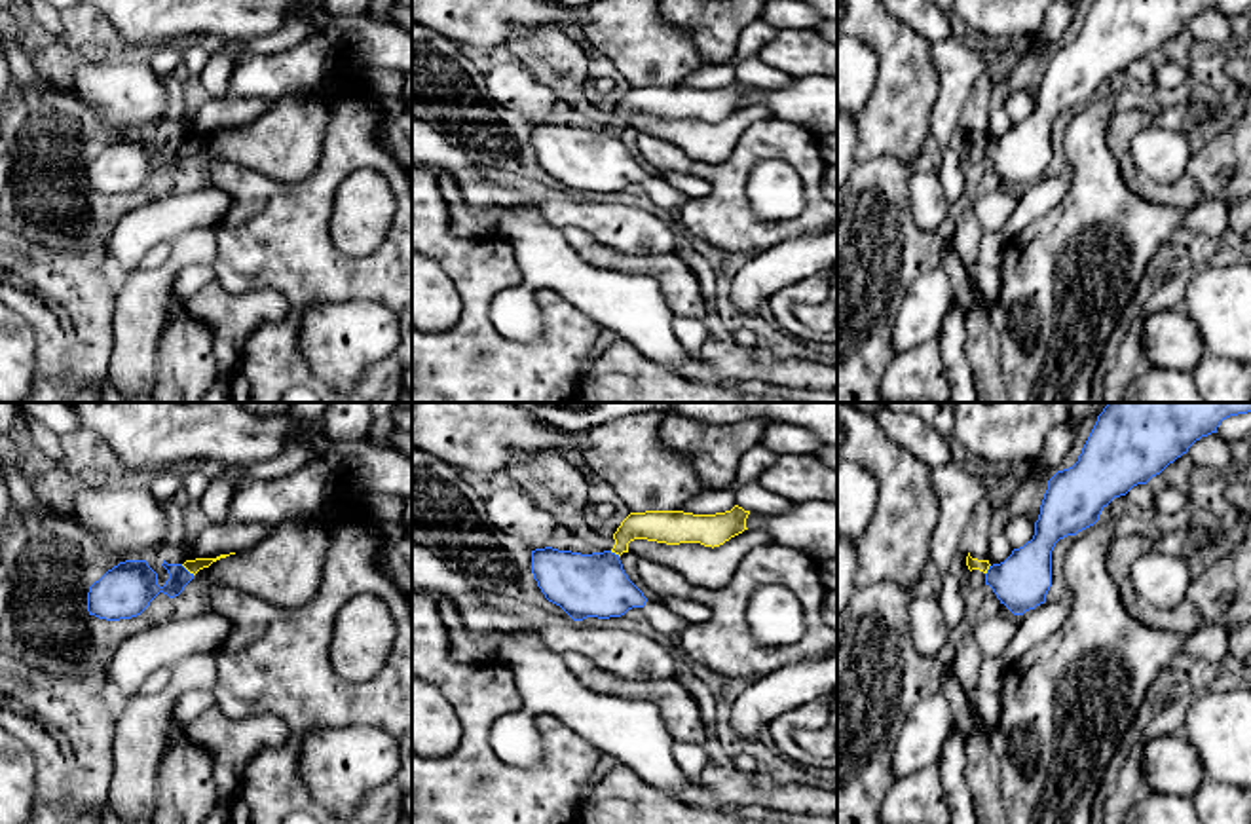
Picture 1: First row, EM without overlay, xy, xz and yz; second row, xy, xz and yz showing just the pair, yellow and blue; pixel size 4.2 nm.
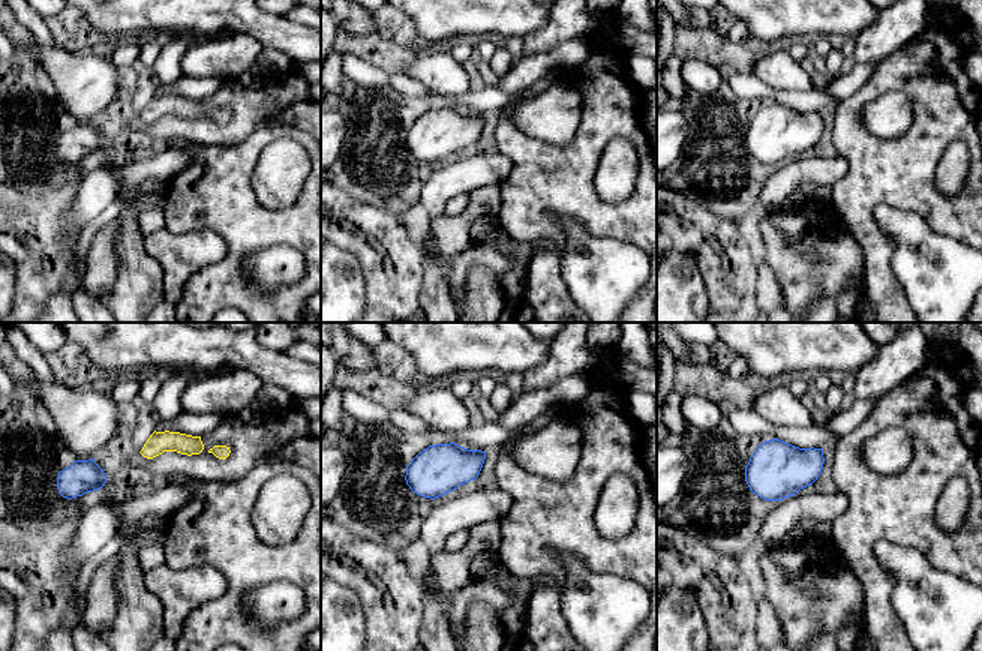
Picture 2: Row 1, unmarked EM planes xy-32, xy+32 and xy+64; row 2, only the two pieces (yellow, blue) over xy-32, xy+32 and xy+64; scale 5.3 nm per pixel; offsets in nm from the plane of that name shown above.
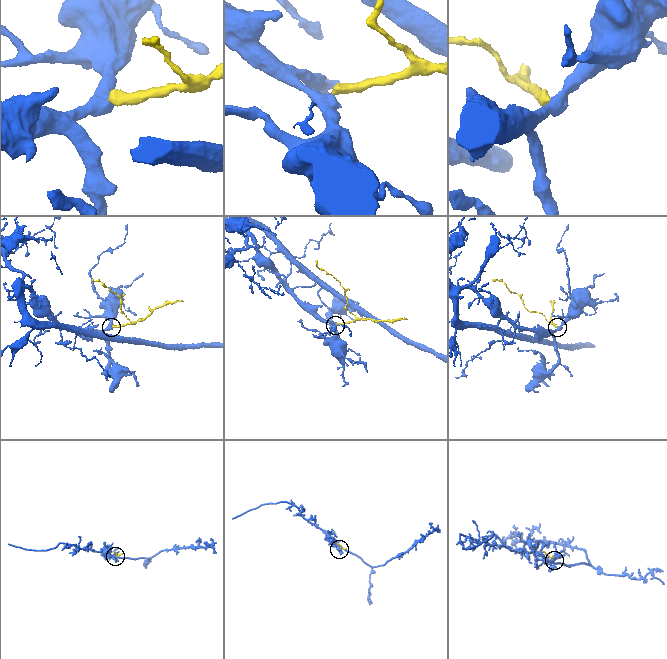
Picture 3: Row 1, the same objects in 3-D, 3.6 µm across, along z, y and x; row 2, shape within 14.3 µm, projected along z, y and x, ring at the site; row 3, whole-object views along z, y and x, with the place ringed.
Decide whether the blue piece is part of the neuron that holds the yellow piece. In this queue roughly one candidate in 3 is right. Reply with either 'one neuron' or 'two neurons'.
one neuron

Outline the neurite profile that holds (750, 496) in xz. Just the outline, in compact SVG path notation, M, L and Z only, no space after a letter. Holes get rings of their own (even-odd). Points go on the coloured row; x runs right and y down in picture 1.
M757 482L738 486L735 499L744 511L759 515L782 515L795 505L790 499L761 488Z

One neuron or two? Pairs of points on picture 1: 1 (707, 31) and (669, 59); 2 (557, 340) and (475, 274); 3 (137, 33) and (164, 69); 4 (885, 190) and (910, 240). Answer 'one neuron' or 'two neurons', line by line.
1: two neurons
2: one neuron
3: two neurons
4: one neuron

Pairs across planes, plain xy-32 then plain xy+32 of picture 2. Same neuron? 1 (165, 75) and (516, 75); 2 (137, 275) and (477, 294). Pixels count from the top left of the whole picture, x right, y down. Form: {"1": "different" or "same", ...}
{"1": "different", "2": "same"}

